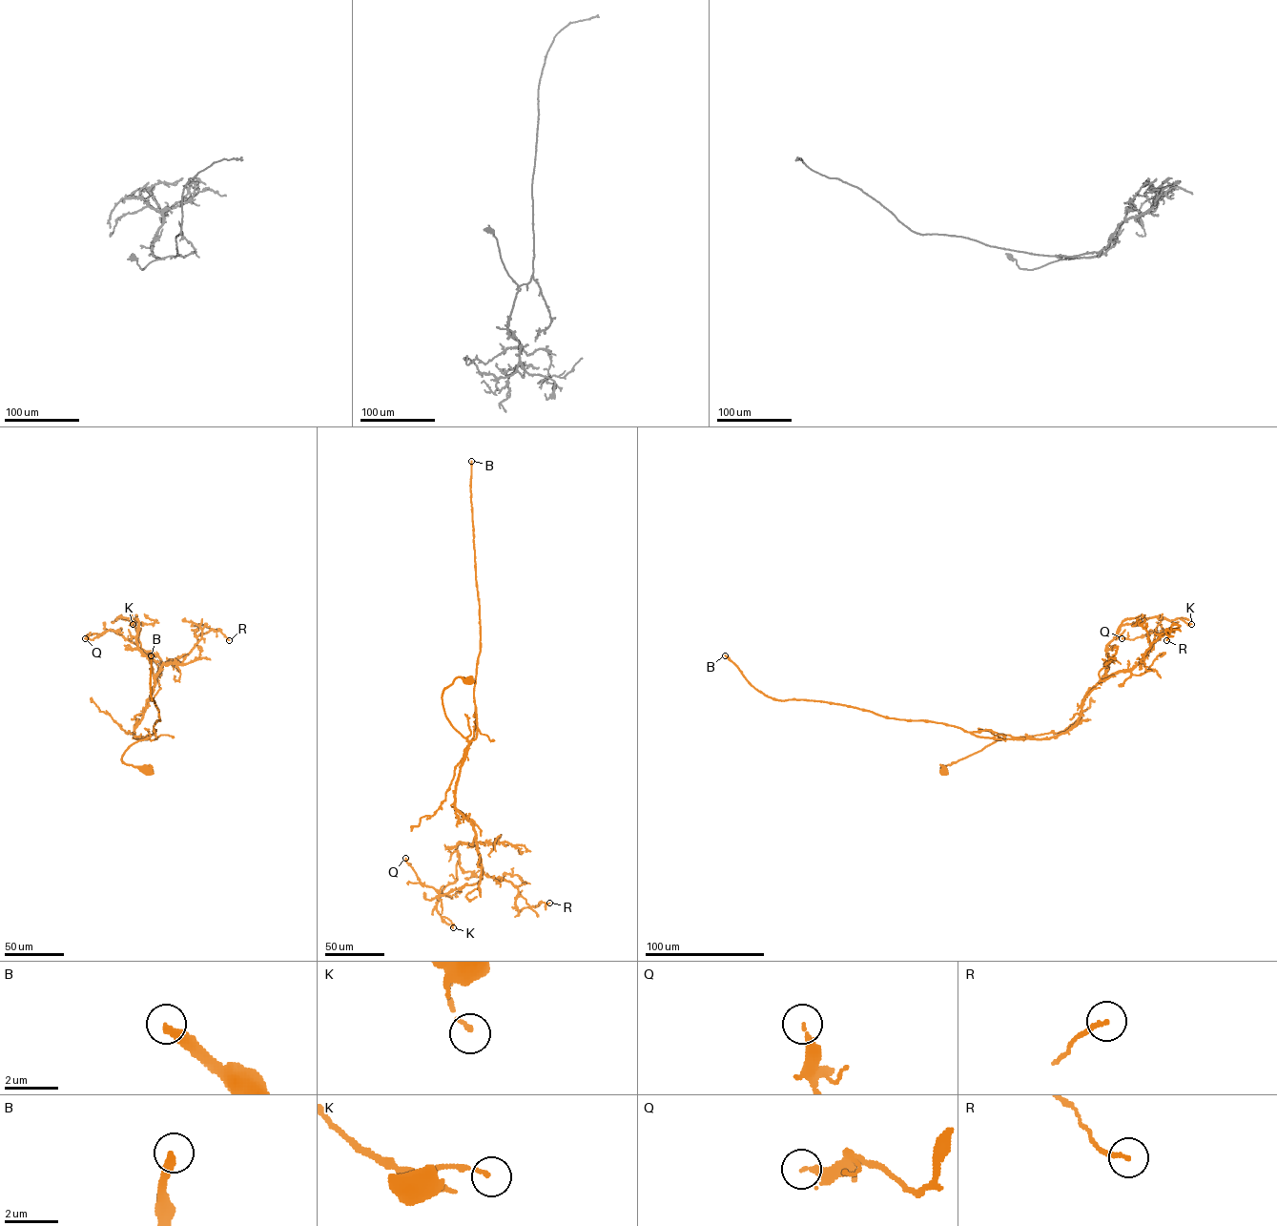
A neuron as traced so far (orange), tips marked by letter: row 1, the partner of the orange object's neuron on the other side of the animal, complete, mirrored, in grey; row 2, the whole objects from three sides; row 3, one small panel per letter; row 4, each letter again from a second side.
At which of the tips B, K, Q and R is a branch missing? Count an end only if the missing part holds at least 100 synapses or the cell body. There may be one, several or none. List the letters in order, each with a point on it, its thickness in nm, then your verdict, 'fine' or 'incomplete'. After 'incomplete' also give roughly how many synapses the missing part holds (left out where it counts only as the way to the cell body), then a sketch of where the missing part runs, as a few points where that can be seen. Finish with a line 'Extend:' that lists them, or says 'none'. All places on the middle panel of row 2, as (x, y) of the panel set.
B: at (471, 461); 320 nm thick; incomplete; about 120 synapses
K: at (453, 927); 130 nm thick; fine
Q: at (405, 858); 280 nm thick; fine
R: at (549, 903); 160 nm thick; fine
Extend: B

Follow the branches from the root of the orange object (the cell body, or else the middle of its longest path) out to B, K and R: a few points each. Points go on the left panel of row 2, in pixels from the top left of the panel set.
B: (147, 771), (125, 764), (121, 758), (137, 741), (156, 738), (154, 726), (159, 718), (150, 696), (151, 655)
K: (147, 771), (121, 759), (148, 738), (136, 738), (134, 728), (154, 682), (136, 615), (115, 620), (133, 624)
R: (147, 771), (121, 758), (148, 738), (136, 738), (134, 728), (161, 666), (191, 651), (198, 624), (229, 640)

